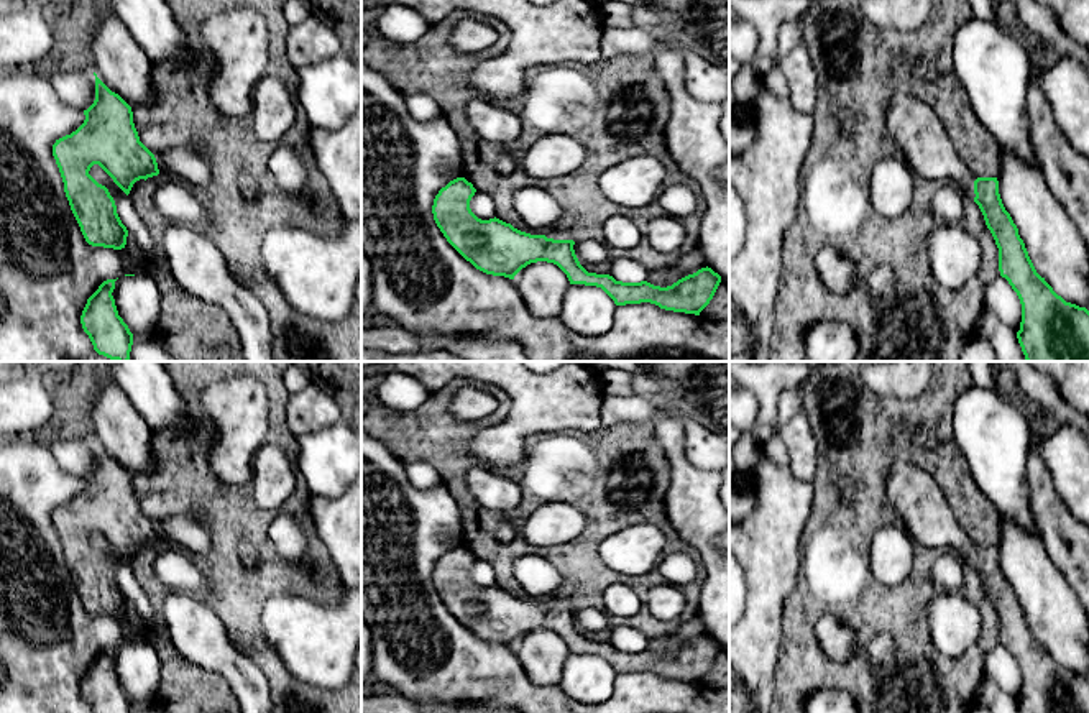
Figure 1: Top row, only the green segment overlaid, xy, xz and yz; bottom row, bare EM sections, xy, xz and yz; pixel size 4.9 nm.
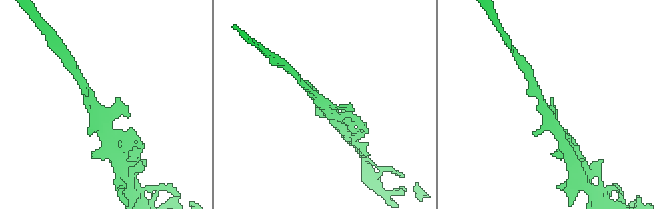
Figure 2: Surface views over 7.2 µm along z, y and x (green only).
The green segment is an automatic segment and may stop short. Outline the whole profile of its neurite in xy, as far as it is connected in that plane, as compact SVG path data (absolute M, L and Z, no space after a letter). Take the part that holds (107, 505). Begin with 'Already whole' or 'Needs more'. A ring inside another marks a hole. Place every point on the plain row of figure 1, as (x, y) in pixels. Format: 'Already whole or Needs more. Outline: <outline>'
Needs more. Outline: M95 440L94 444L95 468L84 478L84 491L71 503L56 508L53 524L59 536L71 578L85 610L92 614L122 618L126 613L128 598L117 582L117 573L108 557L89 542L94 532L99 532L126 564L136 549L146 549L158 542L172 544L197 557L210 549L212 536L210 526L200 514L177 514L153 522L140 509L131 475L118 462L112 460Z

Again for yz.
Needs more. Outline: M898 458L889 496L915 544L949 549L981 577L999 616L999 639L1022 672L1020 713L1089 713L1089 678L1066 670L1041 646L1005 578L997 545L977 545L956 521L938 481L921 465Z

